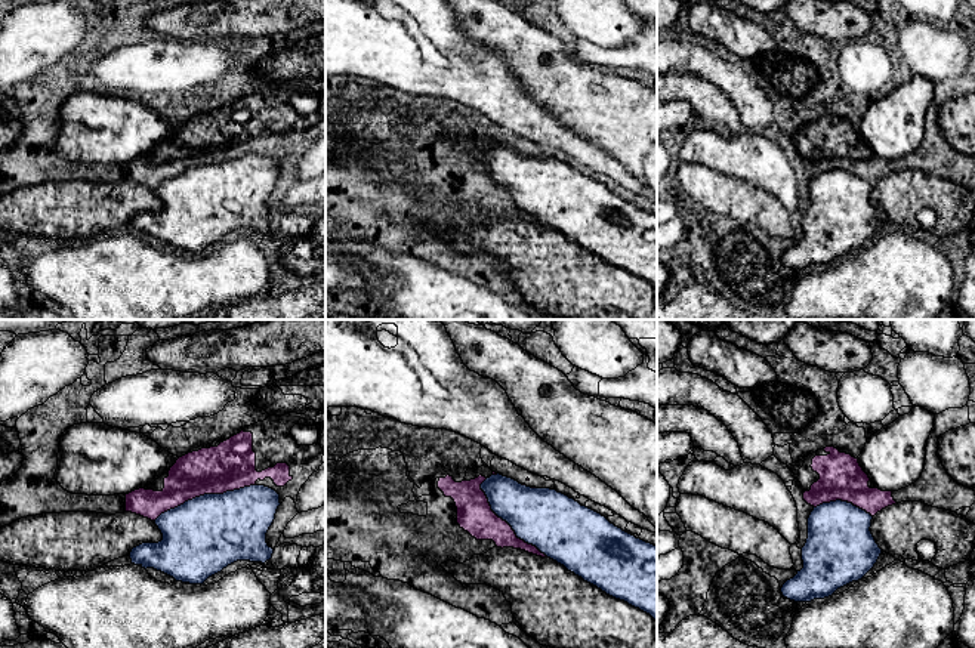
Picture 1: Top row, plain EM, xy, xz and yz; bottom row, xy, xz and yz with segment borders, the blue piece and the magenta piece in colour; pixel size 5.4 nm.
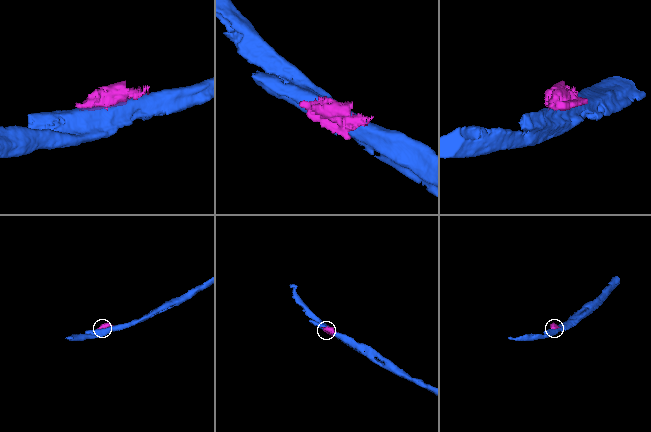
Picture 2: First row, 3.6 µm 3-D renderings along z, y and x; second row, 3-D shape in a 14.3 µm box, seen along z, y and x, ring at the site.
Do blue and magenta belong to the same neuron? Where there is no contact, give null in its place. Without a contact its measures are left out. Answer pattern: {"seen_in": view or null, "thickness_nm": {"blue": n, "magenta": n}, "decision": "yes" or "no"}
{"seen_in": "xy", "thickness_nm": {"blue": 420, "magenta": 260}, "decision": "no"}

